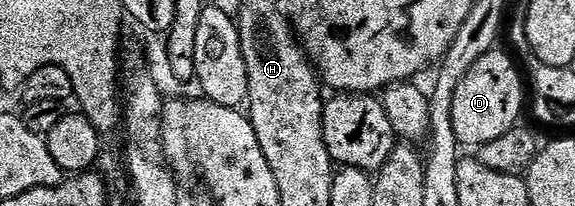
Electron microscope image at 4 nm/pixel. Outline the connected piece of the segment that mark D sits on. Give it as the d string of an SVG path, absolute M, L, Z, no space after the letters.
M496 47L481 55L453 95L453 131L457 131L460 146L478 147L516 128L518 121L515 120L523 109L525 81L519 78L519 69L511 62L510 55L501 49Z

